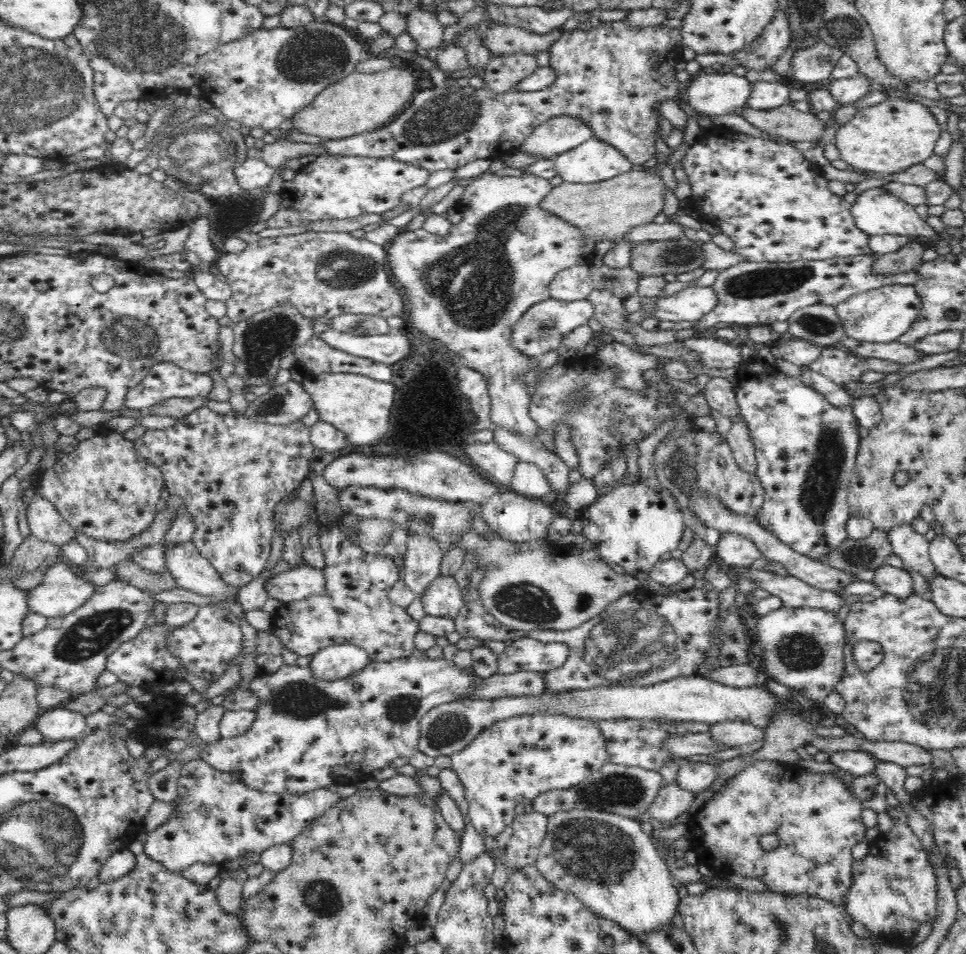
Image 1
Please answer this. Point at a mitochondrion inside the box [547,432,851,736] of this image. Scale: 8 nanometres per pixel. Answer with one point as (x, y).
(644, 643)

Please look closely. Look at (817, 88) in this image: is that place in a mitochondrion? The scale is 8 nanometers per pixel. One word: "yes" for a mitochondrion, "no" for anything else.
no

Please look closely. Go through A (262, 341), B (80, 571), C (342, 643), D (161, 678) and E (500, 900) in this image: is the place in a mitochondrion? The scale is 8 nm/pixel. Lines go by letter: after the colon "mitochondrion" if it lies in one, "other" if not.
A: mitochondrion
B: other
C: other
D: other
E: other

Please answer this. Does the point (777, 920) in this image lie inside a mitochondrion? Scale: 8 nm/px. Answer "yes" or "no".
yes

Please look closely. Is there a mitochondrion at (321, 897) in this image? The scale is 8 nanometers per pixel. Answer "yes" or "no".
yes

